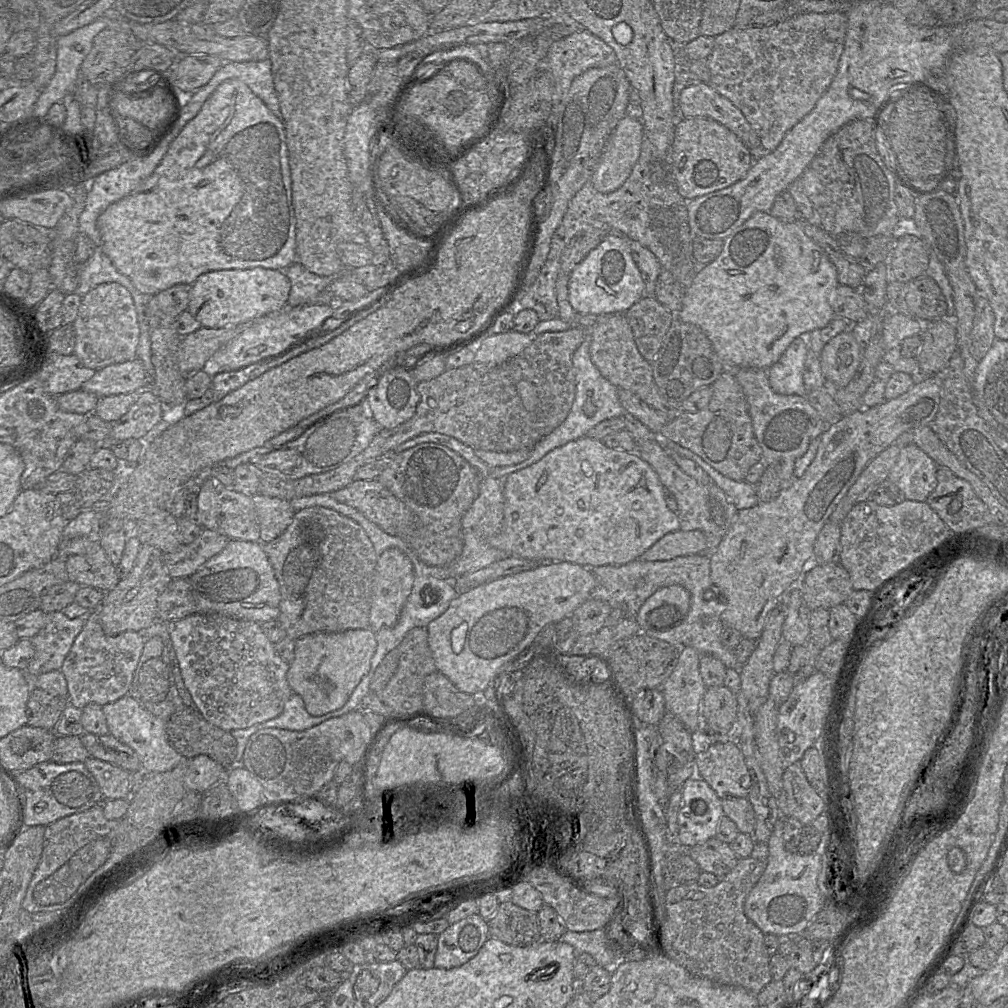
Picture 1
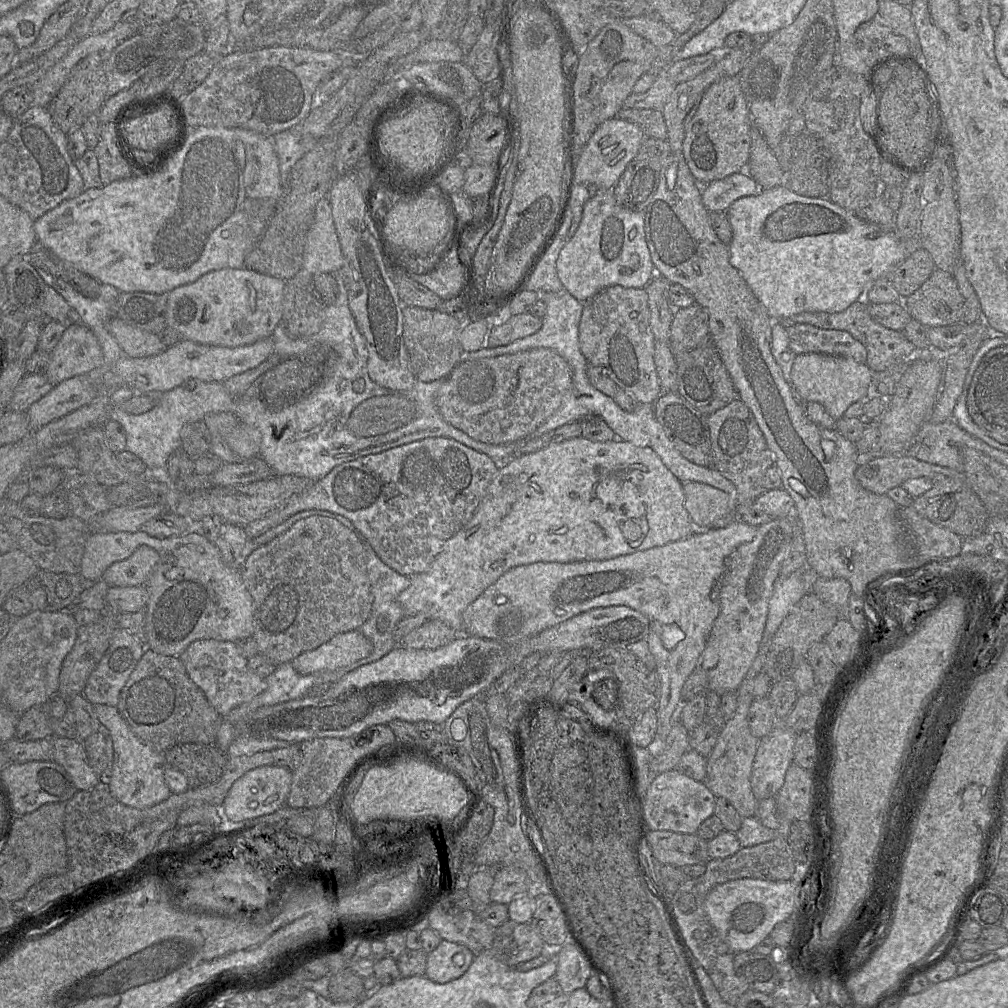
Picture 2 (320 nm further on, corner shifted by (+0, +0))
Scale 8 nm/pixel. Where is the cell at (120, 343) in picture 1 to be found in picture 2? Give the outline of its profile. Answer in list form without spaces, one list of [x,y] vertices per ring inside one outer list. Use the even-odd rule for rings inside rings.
[[[73,324],[67,327],[52,351],[45,375],[53,385],[57,385],[88,374],[103,364],[104,356],[98,339],[84,324]]]

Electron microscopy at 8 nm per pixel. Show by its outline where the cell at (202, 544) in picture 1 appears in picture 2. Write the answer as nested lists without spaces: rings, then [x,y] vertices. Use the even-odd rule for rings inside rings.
[[[147,545],[139,546],[125,560],[115,562],[103,573],[101,580],[110,586],[145,585],[158,566],[160,556]]]

